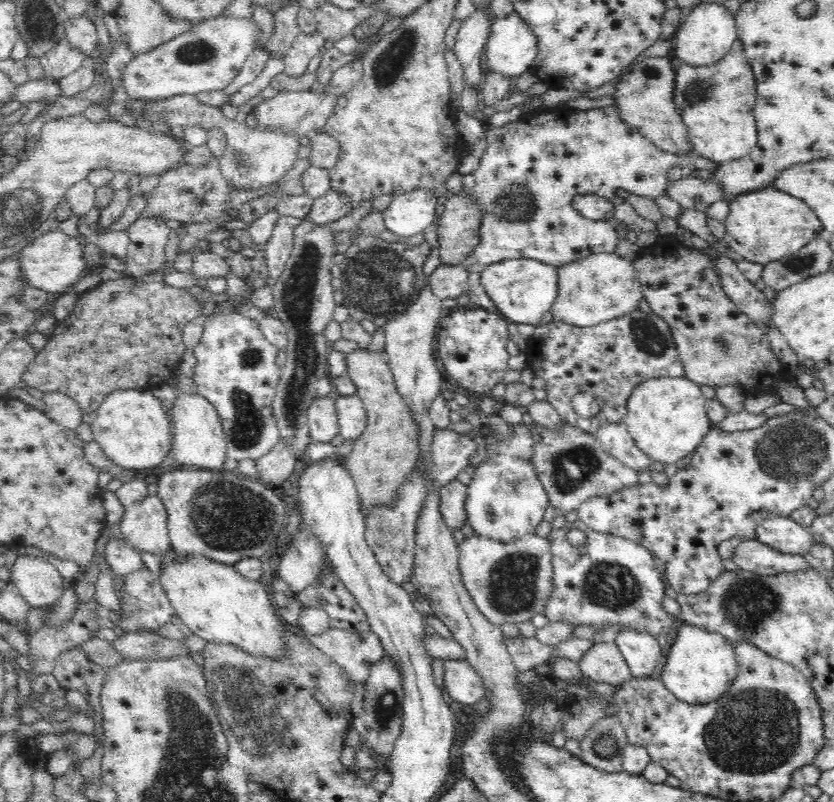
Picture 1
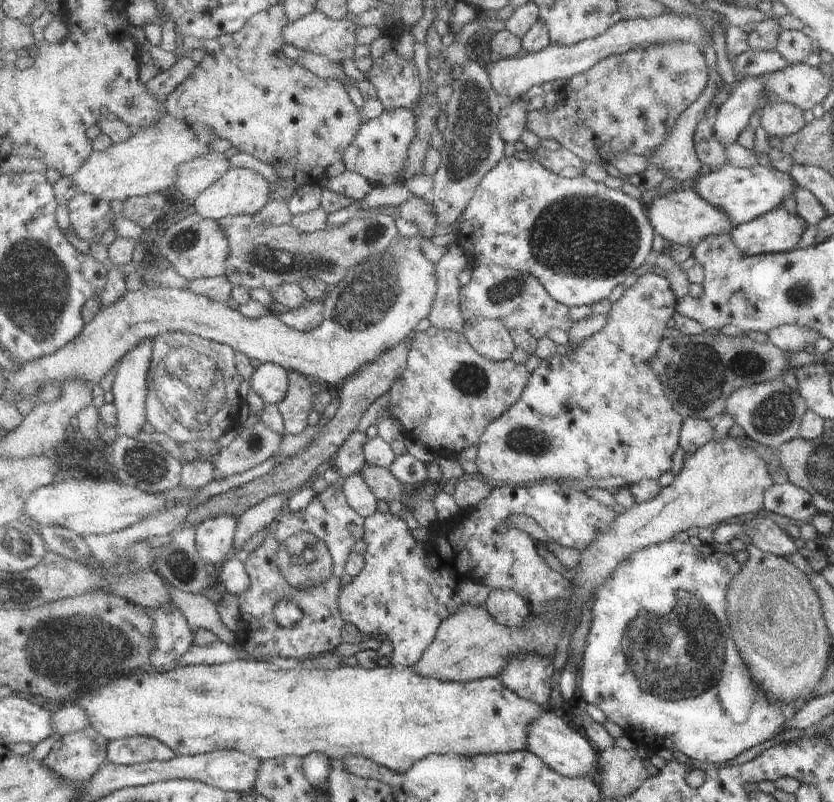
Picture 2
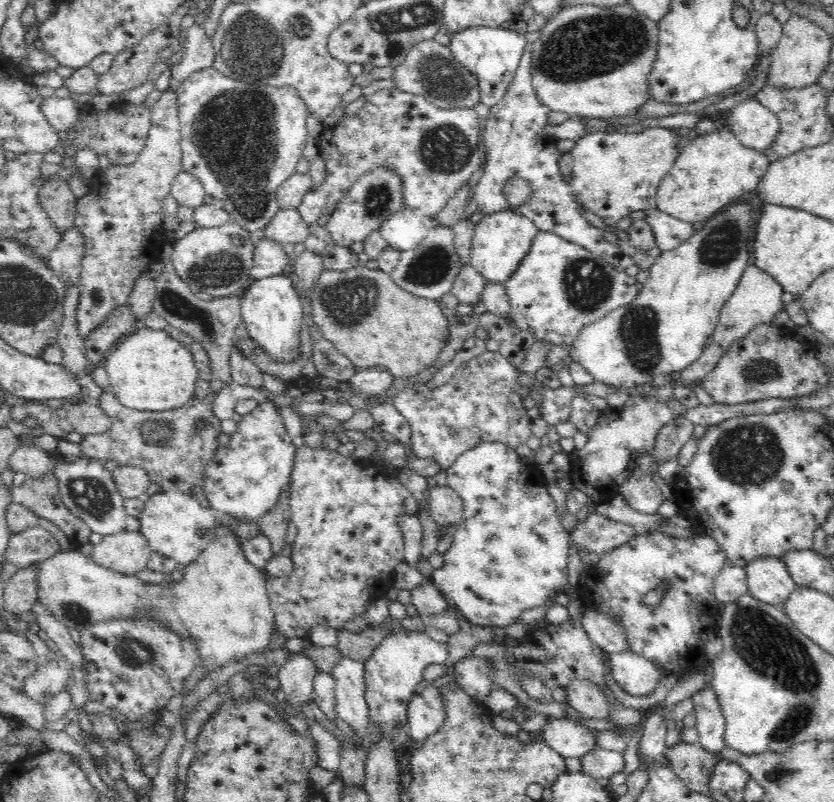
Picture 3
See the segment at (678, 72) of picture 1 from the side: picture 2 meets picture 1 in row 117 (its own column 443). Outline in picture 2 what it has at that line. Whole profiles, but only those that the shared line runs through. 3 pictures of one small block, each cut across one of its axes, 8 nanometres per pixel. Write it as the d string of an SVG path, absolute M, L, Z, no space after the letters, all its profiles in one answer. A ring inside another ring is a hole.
M255 659L234 660L233 662L220 665L193 665L185 667L168 667L167 669L150 669L139 671L138 674L125 675L114 679L101 690L95 690L91 694L83 695L83 698L75 700L73 704L82 706L88 712L91 726L98 735L106 740L115 741L132 737L145 736L155 738L162 744L168 745L177 755L201 755L213 753L217 750L235 750L261 761L266 759L279 759L282 757L300 757L304 759L314 753L325 754L329 759L345 759L349 756L362 757L373 763L389 768L393 771L404 773L415 762L426 758L428 755L456 755L461 757L475 757L478 755L491 755L500 753L513 753L526 749L527 726L535 719L540 718L545 711L541 706L529 700L520 698L515 692L505 687L499 678L490 677L477 681L441 681L434 677L425 677L413 667L377 666L373 670L365 670L361 666L341 666L334 670L303 669L301 666L295 669L281 669L277 664L256 661Z

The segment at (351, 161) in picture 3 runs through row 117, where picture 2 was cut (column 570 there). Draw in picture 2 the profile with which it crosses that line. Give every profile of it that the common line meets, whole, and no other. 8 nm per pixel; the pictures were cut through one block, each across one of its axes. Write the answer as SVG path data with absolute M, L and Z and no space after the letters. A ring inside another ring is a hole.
M646 273L638 278L637 282L627 288L623 296L612 304L612 310L607 314L607 327L596 336L589 338L583 345L575 345L569 342L572 352L567 356L560 353L553 354L549 358L540 360L539 366L534 370L529 378L529 383L521 399L500 418L497 418L481 436L476 455L476 466L479 476L493 485L512 484L530 485L533 482L559 481L567 479L607 479L611 476L622 476L630 484L639 483L646 479L658 480L663 474L673 468L673 454L680 447L680 437L684 424L684 416L676 410L676 406L665 393L664 384L661 383L659 372L652 368L652 361L660 351L661 340L665 338L665 328L667 322L673 318L673 314L678 312L678 299L675 298L669 280L664 276L655 273Z

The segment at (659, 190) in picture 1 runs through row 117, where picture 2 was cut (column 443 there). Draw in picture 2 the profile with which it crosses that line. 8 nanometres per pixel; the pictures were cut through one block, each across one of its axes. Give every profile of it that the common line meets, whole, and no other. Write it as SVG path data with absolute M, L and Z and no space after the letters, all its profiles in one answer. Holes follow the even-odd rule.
M537 481L528 486L512 484L494 485L491 495L486 500L483 500L483 502L477 504L475 507L469 507L459 511L459 520L456 522L457 526L453 528L452 532L446 530L447 534L439 541L432 540L417 544L417 542L413 540L413 536L411 536L407 522L405 522L405 520L401 520L401 517L396 516L396 512L392 512L391 510L387 513L375 512L375 514L364 520L364 542L367 548L363 555L366 563L363 571L357 577L349 578L343 582L343 586L340 589L340 598L338 599L338 602L340 603L340 612L341 615L343 615L345 623L355 625L361 634L365 634L367 636L385 634L389 644L393 648L392 654L389 657L389 665L393 667L413 667L421 661L421 658L424 658L424 653L429 649L429 646L432 646L441 624L447 618L450 618L452 615L457 613L462 605L471 604L475 607L485 607L488 597L496 589L512 589L519 592L527 600L530 610L535 614L543 614L545 611L552 612L553 609L562 613L566 609L571 580L568 580L568 575L557 573L555 570L551 570L551 568L549 568L549 564L545 564L545 560L543 560L543 556L539 554L539 550L537 550L538 546L535 546L535 542L533 542L531 536L521 532L521 530L517 530L517 528L511 528L505 524L505 520L507 520L511 514L527 514L527 517L533 519L535 523L544 530L548 541L555 542L556 544L566 548L574 547L578 551L584 550L591 542L594 542L603 531L608 531L608 529L615 523L617 516L610 507L596 502L593 498L590 498L586 492L581 492L580 490L569 487L559 481Z

